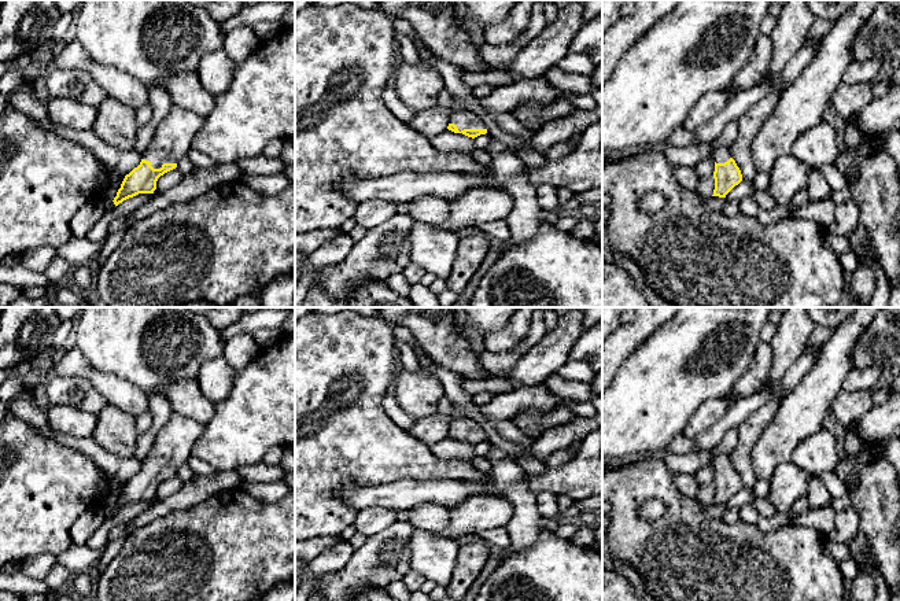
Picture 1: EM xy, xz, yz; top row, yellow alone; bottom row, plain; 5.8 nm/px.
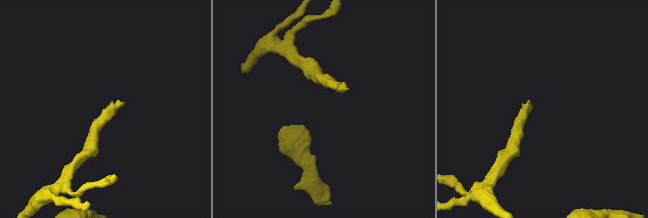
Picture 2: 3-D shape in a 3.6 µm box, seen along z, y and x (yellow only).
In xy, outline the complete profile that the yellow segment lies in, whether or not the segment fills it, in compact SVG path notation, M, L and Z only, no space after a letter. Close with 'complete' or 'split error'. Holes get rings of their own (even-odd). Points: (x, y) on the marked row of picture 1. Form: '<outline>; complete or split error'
M173 106L158 125L151 144L141 154L140 165L125 176L112 200L114 204L118 206L139 193L154 193L158 178L176 169L178 161L187 156L203 122L204 117Z; split error

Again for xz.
M469 110L453 113L449 118L447 129L454 133L462 133L472 139L487 133L486 123Z; split error

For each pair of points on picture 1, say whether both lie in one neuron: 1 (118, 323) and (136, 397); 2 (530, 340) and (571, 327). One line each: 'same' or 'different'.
1: different
2: different

